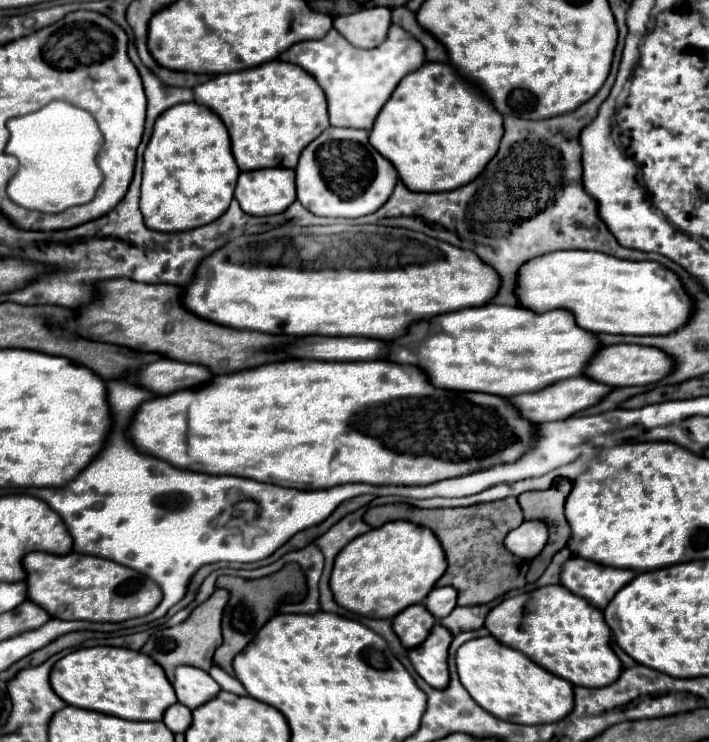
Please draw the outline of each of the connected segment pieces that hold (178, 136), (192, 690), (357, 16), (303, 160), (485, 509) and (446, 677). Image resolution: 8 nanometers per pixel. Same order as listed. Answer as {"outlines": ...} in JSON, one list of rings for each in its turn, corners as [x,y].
{"outlines":[[[[176,104],[156,120],[154,134],[144,150],[140,210],[146,228],[184,232],[214,222],[228,210],[238,174],[222,120],[200,104]]],[[[178,666],[176,680],[172,686],[174,686],[178,702],[186,704],[192,710],[206,704],[222,690],[208,672],[200,668],[192,668],[192,666]]],[[[368,8],[354,12],[350,16],[338,16],[333,20],[333,27],[346,40],[358,48],[376,48],[384,42],[392,26],[388,8]]],[[[326,128],[302,150],[296,166],[298,202],[316,216],[360,218],[372,214],[388,200],[396,182],[394,166],[370,146],[366,130]]],[[[514,496],[496,500],[496,502],[486,502],[486,504],[474,504],[466,508],[422,510],[410,504],[386,504],[386,506],[368,508],[364,514],[364,520],[372,528],[382,526],[390,520],[410,520],[410,522],[428,526],[440,540],[448,560],[448,570],[436,582],[436,586],[456,588],[458,606],[486,604],[496,600],[498,596],[504,596],[510,590],[520,590],[526,584],[528,562],[514,556],[504,546],[506,534],[522,524],[522,508]]],[[[436,624],[434,632],[430,632],[430,636],[418,646],[412,648],[408,652],[408,658],[414,666],[414,670],[434,688],[442,690],[448,686],[450,682],[450,674],[448,674],[448,646],[452,642],[452,634],[446,632],[446,628],[442,628],[440,624]]]]}

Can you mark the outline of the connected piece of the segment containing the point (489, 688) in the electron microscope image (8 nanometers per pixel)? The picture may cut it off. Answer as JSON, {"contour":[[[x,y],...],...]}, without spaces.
{"contour":[[[484,636],[484,638],[474,638],[464,642],[458,652],[456,652],[456,664],[458,664],[458,676],[468,694],[492,716],[500,720],[508,720],[514,724],[548,724],[548,722],[558,722],[568,716],[568,712],[574,708],[574,692],[572,684],[566,682],[560,676],[550,674],[542,666],[534,664],[528,656],[524,656],[518,650],[512,650],[504,644],[500,644],[494,636]]]}

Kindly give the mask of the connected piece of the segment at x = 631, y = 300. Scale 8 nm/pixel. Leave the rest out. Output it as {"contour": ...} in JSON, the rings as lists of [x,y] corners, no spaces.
{"contour":[[[586,250],[548,252],[524,262],[518,270],[516,300],[522,308],[538,314],[564,308],[574,314],[580,328],[594,334],[674,332],[690,312],[690,298],[680,280],[662,264],[628,262]]]}

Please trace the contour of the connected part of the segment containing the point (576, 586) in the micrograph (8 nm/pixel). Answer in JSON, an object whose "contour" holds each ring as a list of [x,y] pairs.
{"contour":[[[572,556],[562,564],[560,584],[572,594],[586,598],[598,610],[604,610],[614,594],[624,588],[634,576],[634,570],[610,568],[592,560]]]}

